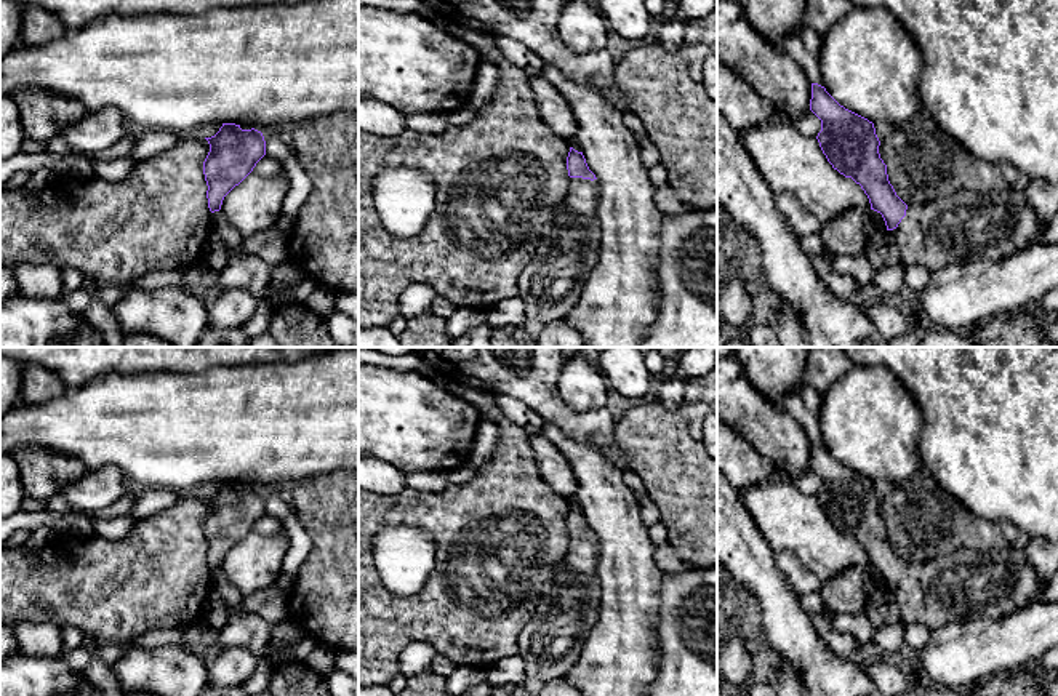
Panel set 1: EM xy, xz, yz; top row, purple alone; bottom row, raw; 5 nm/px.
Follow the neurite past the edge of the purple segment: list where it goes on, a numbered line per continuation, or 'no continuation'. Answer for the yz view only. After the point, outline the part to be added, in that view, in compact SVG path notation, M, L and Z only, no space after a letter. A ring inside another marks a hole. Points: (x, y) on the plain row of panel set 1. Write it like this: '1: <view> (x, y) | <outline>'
1: yz (969, 584) | M962 549L924 563L908 563L906 574L888 590L900 606L903 624L917 622L935 630L964 621L1000 619L1032 602L1040 594L1040 579L1024 549Z

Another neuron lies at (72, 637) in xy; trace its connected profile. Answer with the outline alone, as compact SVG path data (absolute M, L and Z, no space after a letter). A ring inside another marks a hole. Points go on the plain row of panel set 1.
M59 626L59 632L62 635L64 650L67 651L80 648L85 638L83 630L75 626Z

